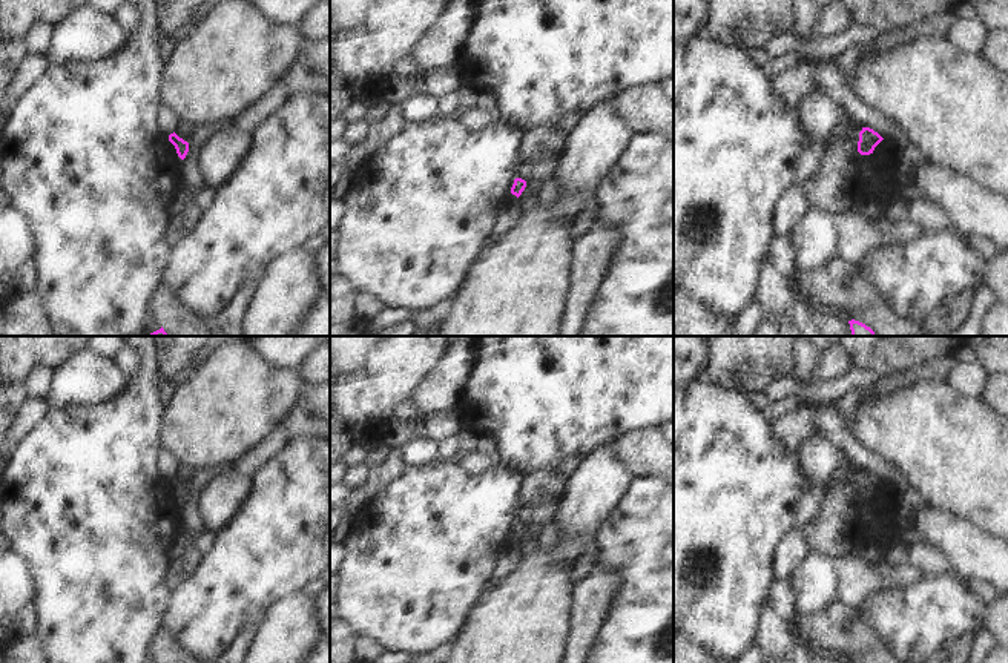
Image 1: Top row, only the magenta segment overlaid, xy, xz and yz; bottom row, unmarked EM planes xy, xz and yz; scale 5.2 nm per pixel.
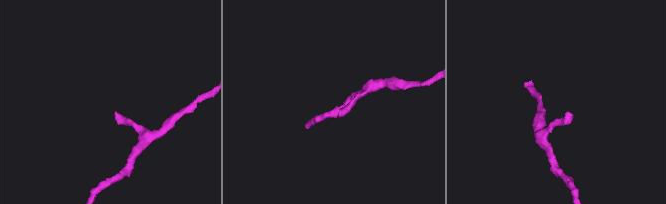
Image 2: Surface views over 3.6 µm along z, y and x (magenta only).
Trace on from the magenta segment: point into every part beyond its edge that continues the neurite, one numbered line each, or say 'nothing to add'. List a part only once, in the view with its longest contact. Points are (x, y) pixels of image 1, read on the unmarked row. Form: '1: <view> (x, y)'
nothing to add

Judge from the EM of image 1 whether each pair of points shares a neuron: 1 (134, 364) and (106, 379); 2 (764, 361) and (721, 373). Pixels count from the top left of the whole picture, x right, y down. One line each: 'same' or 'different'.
1: different
2: same

